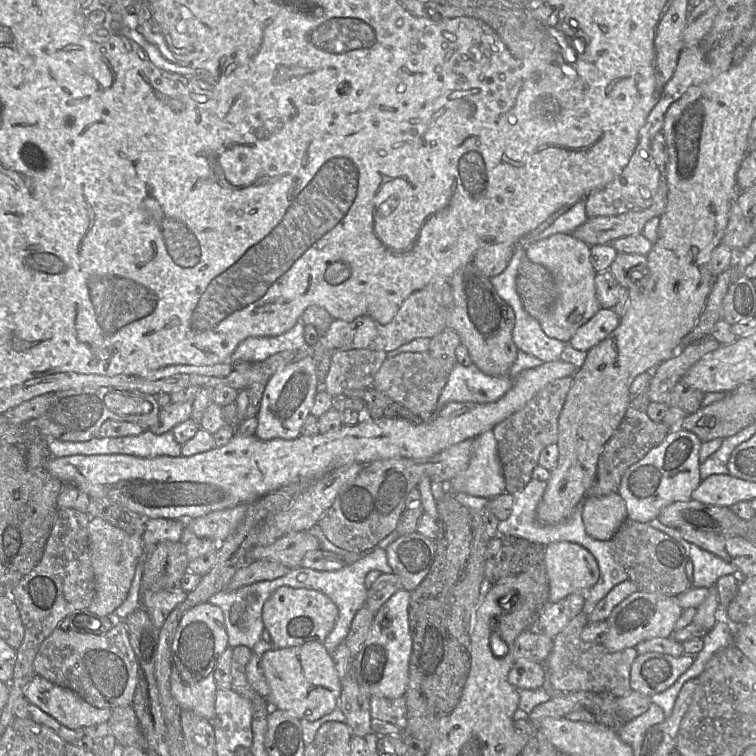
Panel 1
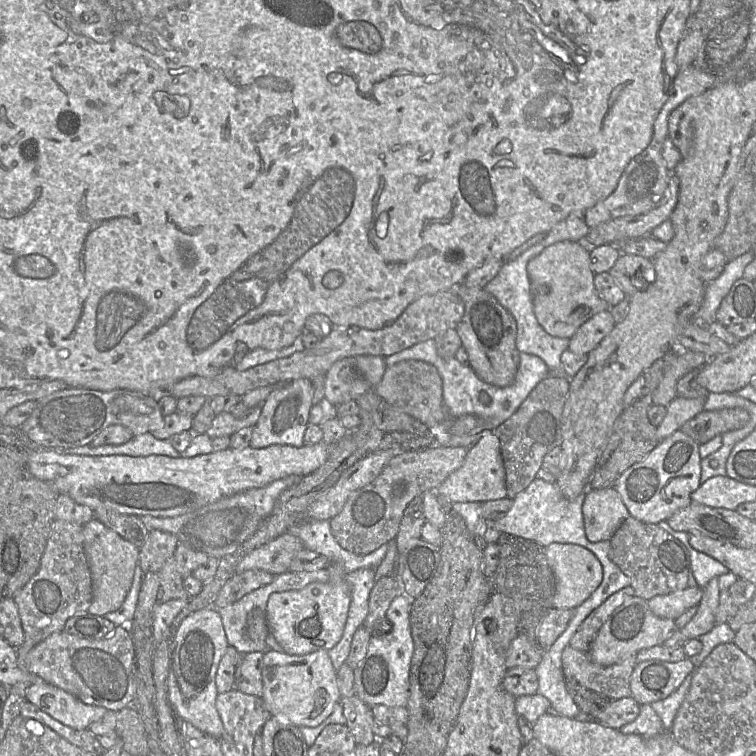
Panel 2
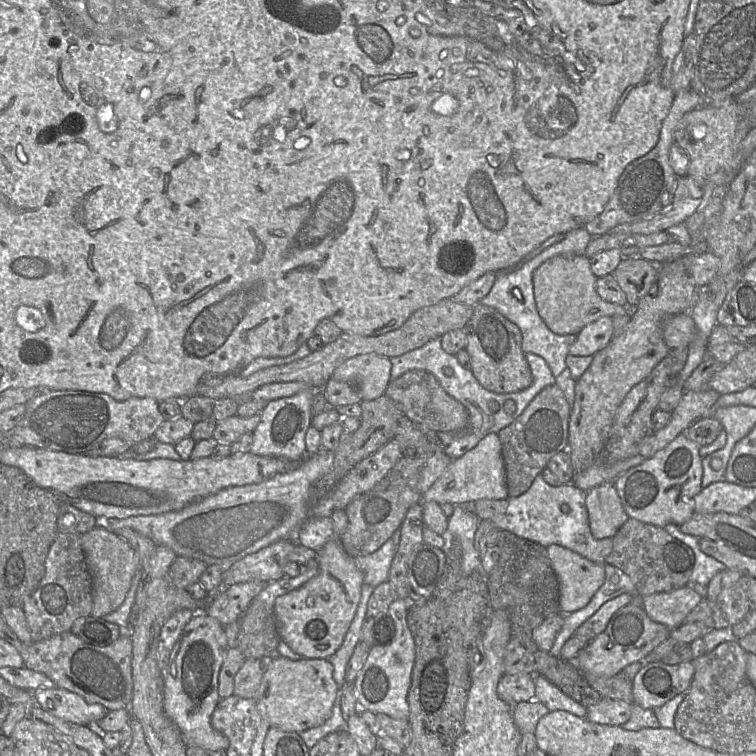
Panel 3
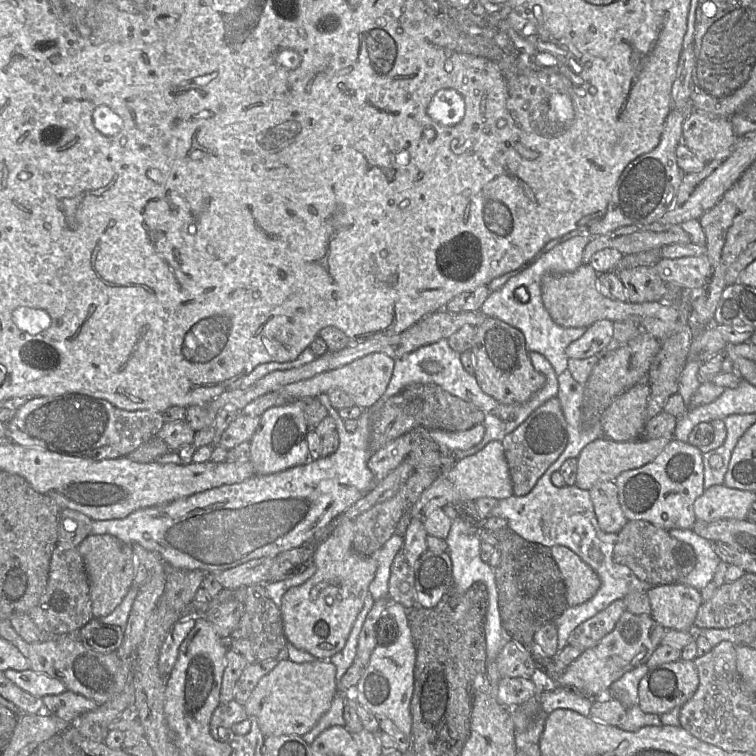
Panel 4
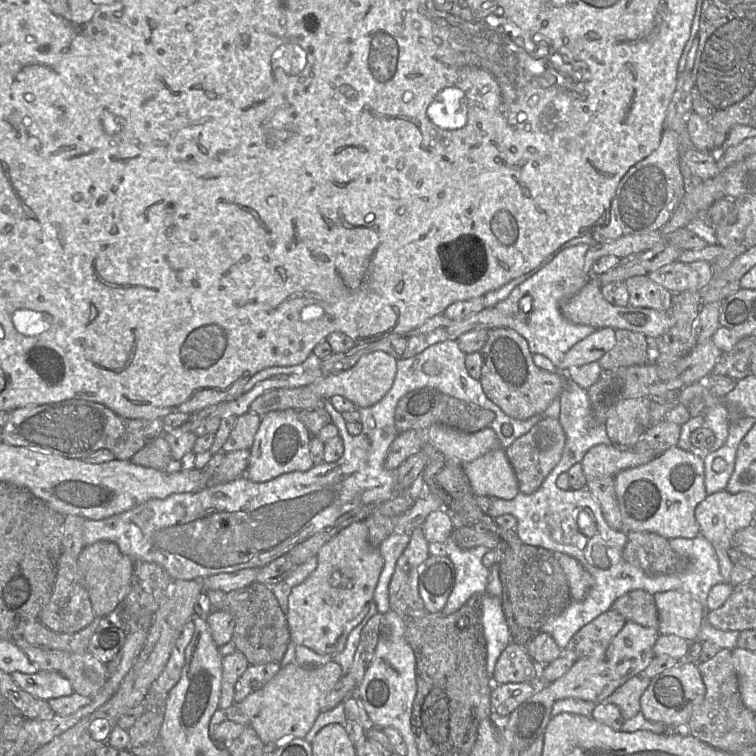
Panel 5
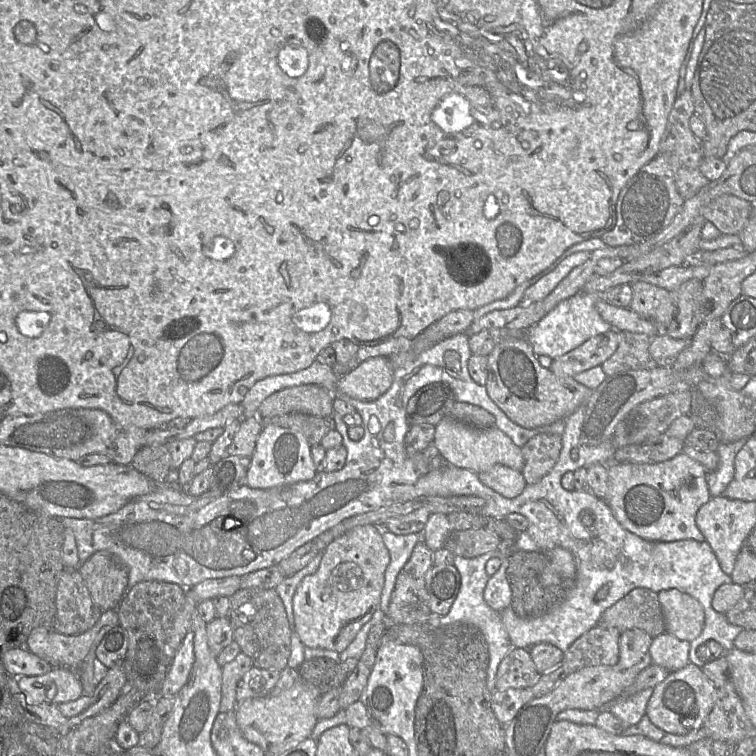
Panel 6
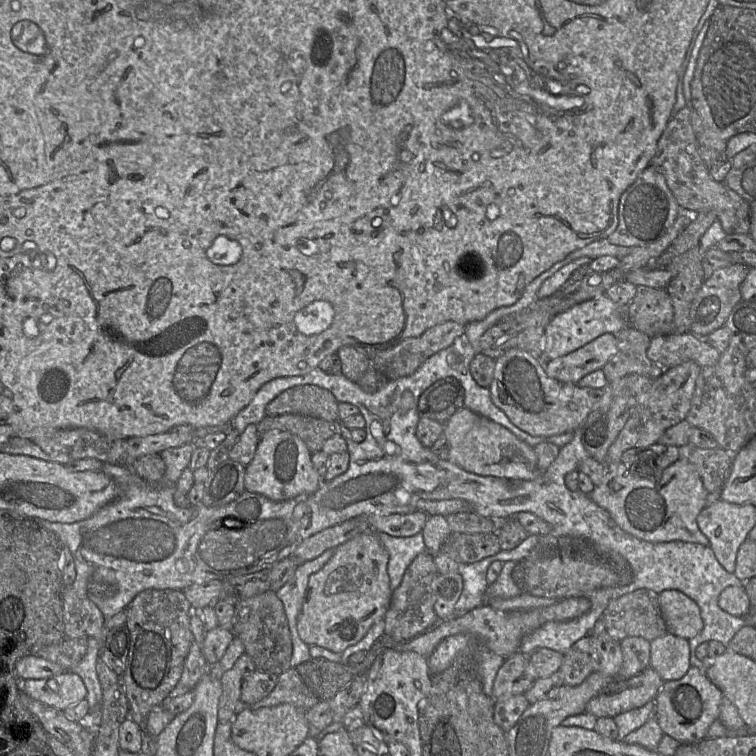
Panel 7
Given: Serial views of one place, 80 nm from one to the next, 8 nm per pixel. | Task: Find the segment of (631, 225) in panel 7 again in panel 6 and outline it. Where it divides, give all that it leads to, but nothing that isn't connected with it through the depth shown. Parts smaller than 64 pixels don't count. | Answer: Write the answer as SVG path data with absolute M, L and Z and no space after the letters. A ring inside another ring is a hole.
M659 153L622 189L616 204L616 224L600 238L610 247L634 245L651 239L673 221L684 201L678 192L667 157Z

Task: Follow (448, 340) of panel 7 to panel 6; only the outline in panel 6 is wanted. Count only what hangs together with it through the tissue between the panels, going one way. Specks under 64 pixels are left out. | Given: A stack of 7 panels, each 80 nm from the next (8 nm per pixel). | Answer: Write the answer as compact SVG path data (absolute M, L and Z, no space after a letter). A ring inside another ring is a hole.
M455 310L427 327L412 339L410 349L388 357L394 369L411 364L422 352L446 338L468 333L474 321L474 313L475 310Z

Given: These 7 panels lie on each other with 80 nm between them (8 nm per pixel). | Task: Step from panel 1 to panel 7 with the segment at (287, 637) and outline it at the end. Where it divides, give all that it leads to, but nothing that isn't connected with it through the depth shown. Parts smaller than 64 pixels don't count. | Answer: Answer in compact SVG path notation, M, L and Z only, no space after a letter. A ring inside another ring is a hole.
M369 529L338 545L329 561L309 577L302 610L297 619L299 637L308 646L321 646L335 653L343 653L358 643L375 622L384 619L393 591L387 571L389 553L377 533L380 532Z

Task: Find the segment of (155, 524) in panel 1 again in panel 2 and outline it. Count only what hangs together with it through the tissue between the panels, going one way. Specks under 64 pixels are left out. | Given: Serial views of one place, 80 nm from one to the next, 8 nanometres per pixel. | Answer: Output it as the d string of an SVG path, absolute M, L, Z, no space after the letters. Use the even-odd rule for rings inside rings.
M150 530L140 548L139 565L144 574L159 570L167 559L174 556L178 543L178 538L172 533Z

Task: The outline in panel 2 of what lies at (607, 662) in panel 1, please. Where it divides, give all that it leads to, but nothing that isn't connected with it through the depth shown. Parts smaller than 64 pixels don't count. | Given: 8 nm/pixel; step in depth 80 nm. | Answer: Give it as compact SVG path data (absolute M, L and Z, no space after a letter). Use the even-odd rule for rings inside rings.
M566 646L562 652L562 669L566 681L576 681L583 687L610 700L632 696L630 678L637 664L636 656L611 666L596 664L589 652Z

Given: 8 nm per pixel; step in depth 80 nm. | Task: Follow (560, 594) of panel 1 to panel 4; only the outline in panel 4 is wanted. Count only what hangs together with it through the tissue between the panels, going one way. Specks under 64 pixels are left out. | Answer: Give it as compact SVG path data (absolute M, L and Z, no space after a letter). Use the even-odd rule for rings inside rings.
M553 546L550 551L566 585L568 607L590 600L601 586L596 572L565 546Z

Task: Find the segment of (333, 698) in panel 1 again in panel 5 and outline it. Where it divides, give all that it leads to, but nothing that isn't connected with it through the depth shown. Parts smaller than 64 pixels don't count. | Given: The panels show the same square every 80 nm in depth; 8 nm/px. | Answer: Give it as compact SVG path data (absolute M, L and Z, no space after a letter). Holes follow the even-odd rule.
M333 661L322 666L300 666L296 663L281 665L277 674L261 689L238 703L238 708L249 719L250 725L264 744L291 738L304 738L322 712L322 701L342 676L341 666Z

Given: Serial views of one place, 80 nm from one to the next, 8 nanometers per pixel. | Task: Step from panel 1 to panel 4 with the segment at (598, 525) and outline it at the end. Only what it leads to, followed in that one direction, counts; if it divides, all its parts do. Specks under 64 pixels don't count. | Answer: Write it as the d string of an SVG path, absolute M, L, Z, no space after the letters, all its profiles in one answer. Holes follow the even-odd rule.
M615 481L598 482L589 491L600 529L618 534L628 519L620 506Z

